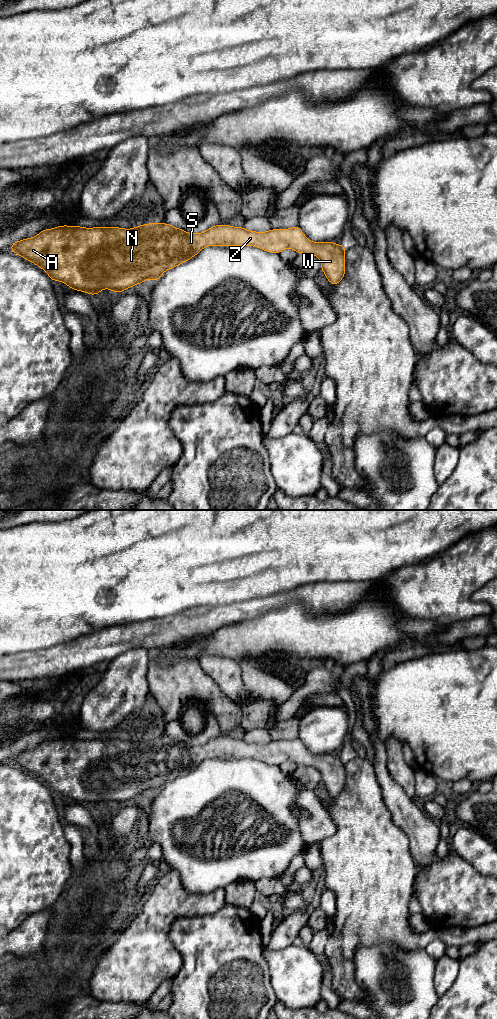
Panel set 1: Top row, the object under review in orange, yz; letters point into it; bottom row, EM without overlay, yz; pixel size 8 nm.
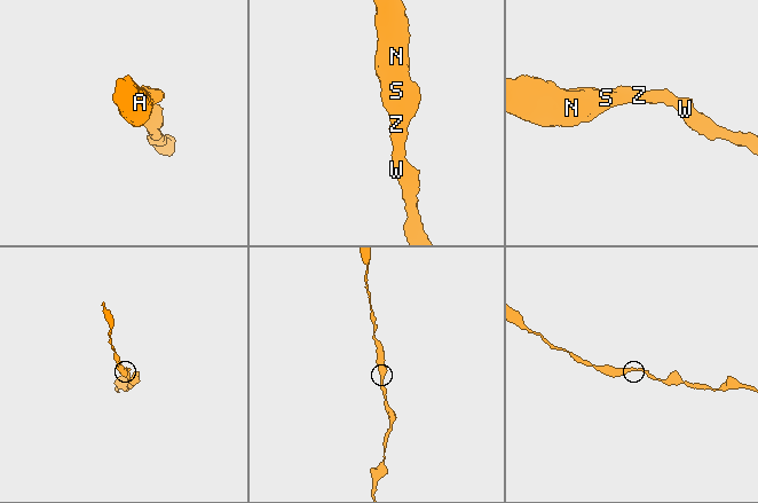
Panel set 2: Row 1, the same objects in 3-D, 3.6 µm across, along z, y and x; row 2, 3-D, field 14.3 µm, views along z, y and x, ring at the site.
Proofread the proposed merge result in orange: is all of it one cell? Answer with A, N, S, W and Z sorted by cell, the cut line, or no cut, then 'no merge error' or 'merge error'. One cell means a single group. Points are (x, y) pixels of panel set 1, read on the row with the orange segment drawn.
groups A N S W Z; cut none; no merge error

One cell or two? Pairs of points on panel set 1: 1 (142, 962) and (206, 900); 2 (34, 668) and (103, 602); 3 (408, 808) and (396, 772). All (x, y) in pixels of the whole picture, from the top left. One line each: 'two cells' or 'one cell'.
1: one cell
2: two cells
3: two cells

